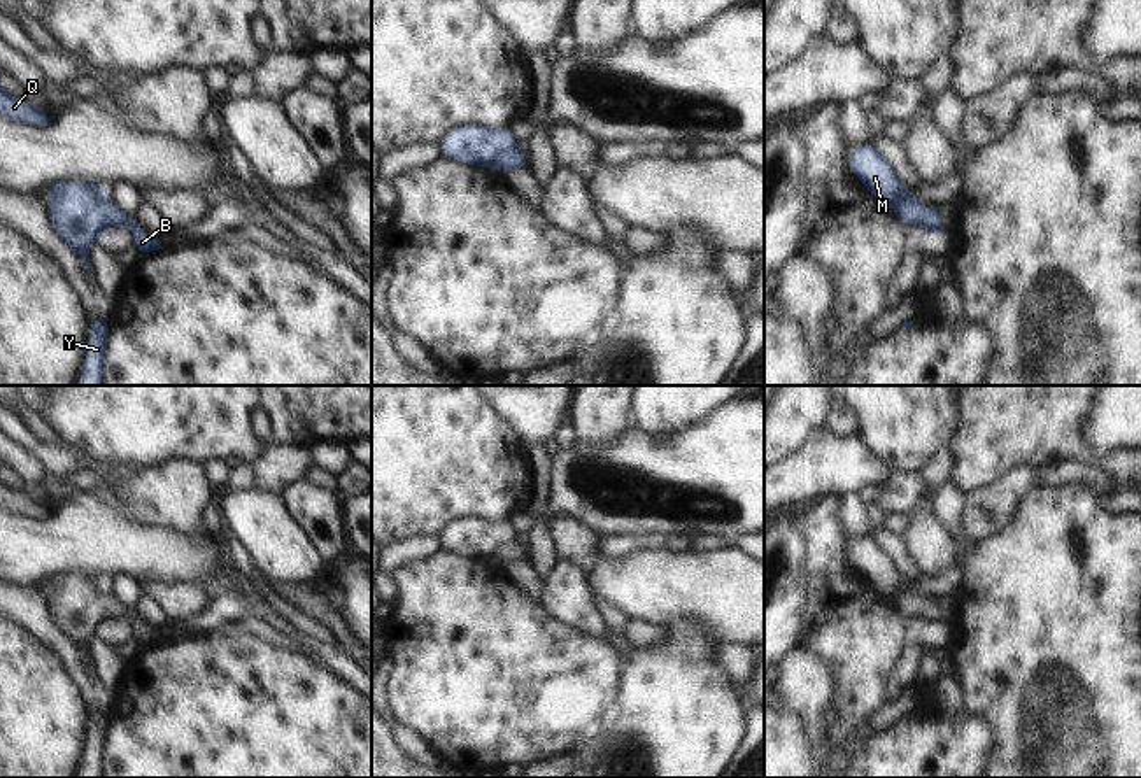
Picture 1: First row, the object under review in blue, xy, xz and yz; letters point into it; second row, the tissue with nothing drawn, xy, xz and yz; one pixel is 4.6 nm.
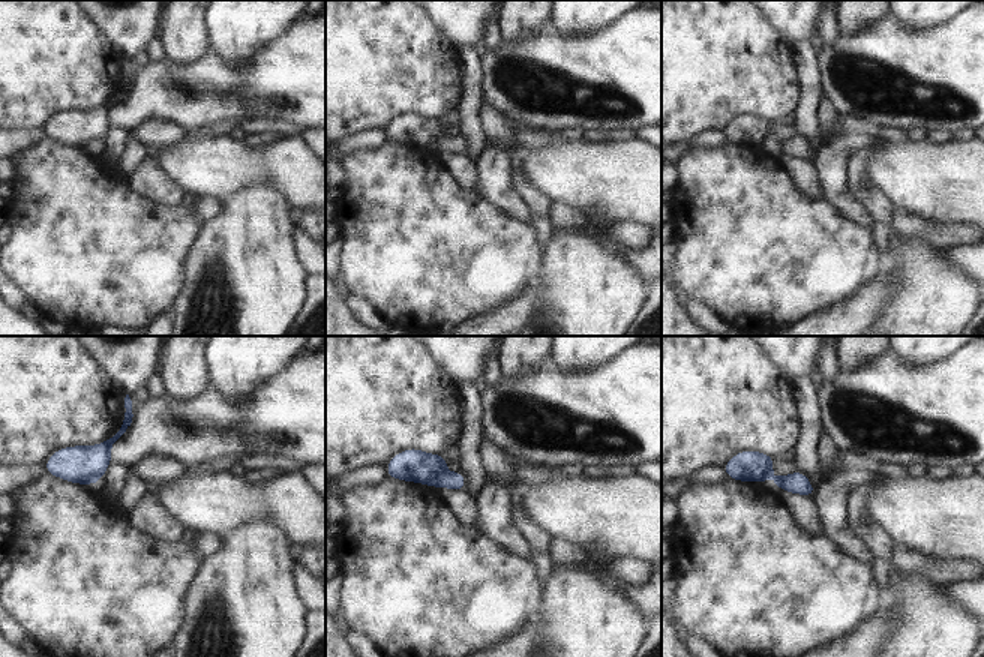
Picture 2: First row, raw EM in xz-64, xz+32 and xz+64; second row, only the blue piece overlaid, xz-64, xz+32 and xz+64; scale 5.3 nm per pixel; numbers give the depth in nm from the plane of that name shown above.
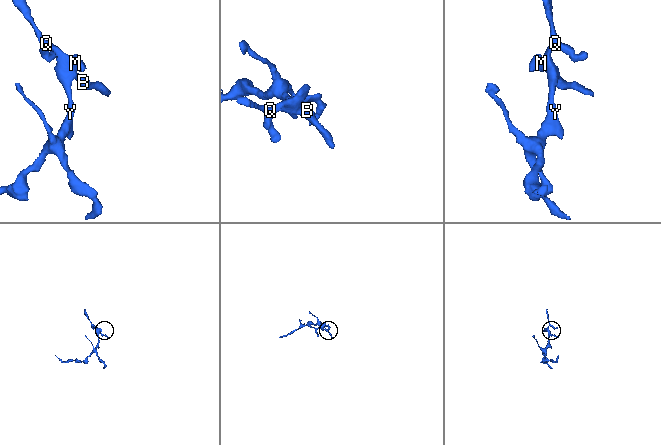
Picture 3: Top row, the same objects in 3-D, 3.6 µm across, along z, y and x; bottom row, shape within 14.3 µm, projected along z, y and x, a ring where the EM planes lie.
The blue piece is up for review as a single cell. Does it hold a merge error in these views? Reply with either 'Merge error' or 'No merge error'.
No merge error

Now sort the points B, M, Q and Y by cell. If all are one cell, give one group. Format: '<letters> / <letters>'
B M Q Y

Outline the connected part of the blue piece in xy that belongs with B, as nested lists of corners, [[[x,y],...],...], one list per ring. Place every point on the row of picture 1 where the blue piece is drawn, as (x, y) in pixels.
[[[86,180],[60,182],[47,189],[47,216],[53,230],[82,259],[93,275],[88,249],[105,231],[128,226],[142,256],[163,249],[159,240],[151,238],[142,226],[123,214],[110,200],[107,187],[98,187]]]

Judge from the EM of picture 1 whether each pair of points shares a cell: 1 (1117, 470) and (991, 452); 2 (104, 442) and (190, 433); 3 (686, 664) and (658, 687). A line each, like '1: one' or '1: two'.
1: one
2: one
3: one

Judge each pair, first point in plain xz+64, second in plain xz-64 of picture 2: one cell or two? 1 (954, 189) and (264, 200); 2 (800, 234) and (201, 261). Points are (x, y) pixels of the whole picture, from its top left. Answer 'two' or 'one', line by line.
1: two
2: two

